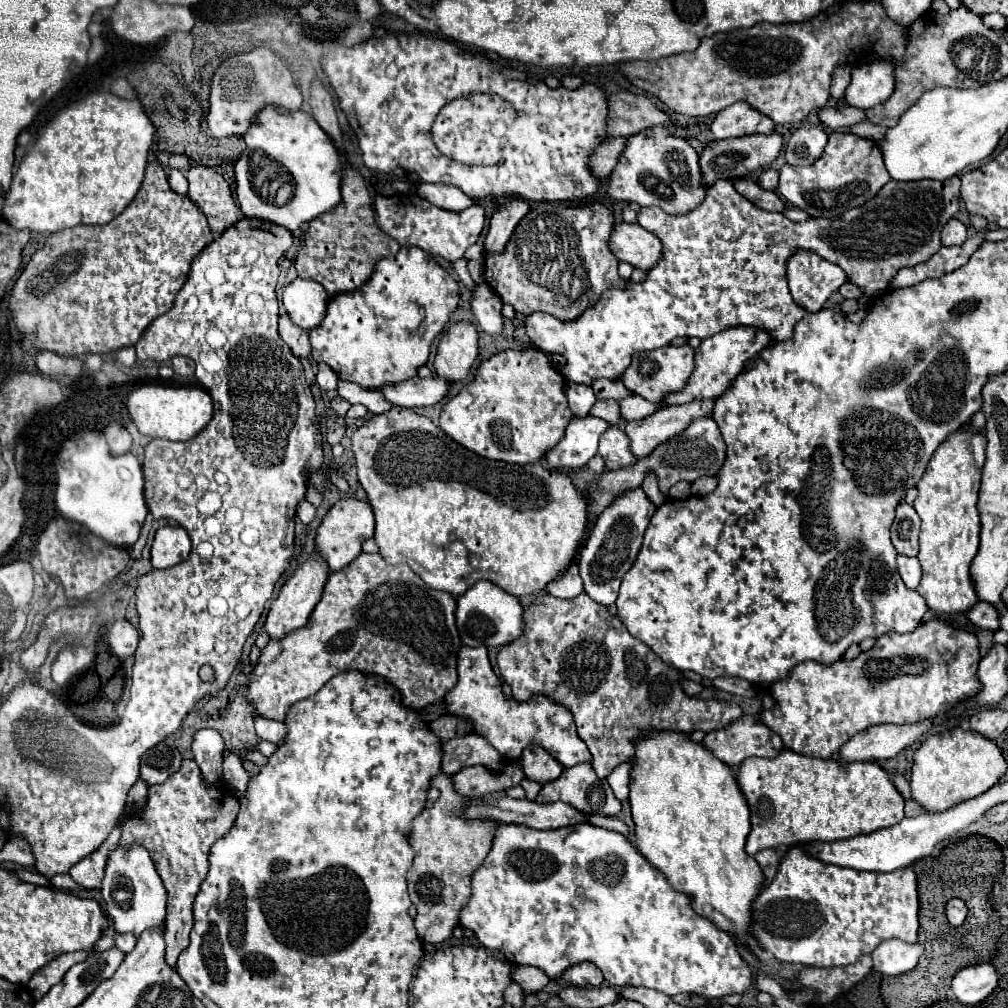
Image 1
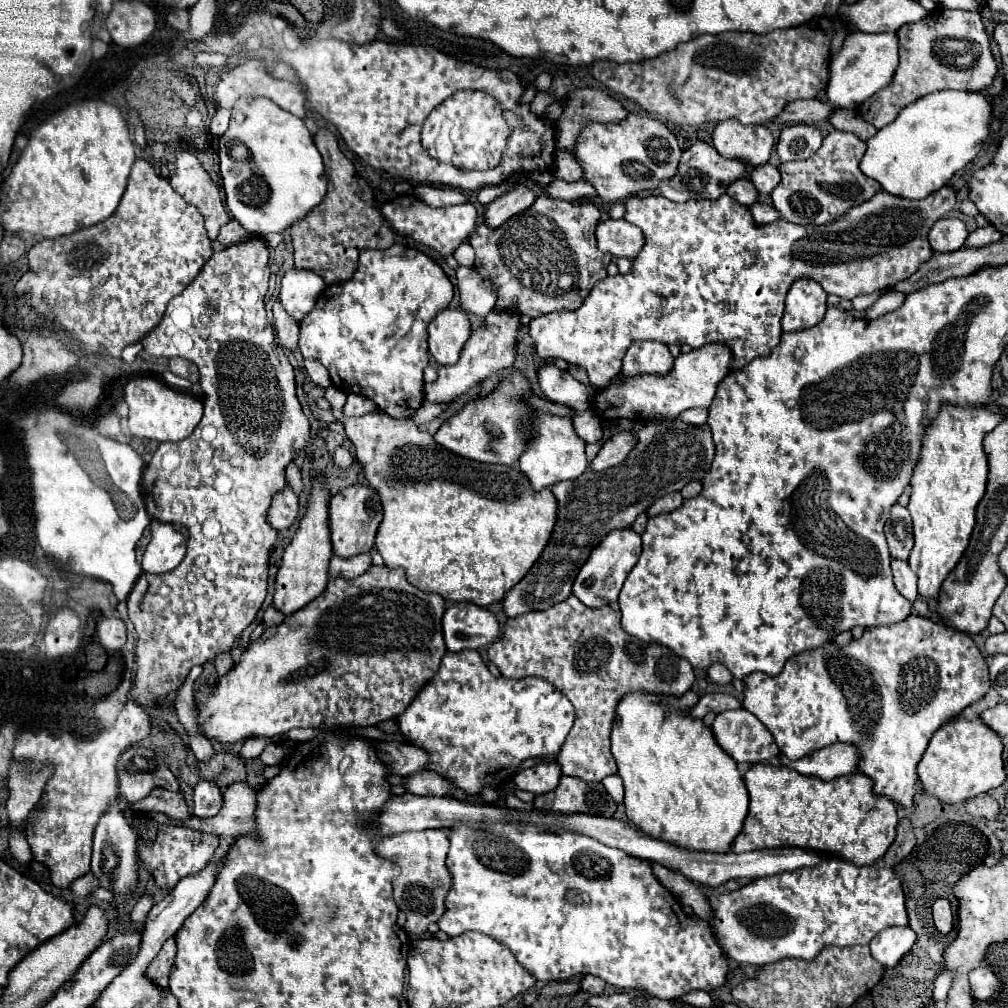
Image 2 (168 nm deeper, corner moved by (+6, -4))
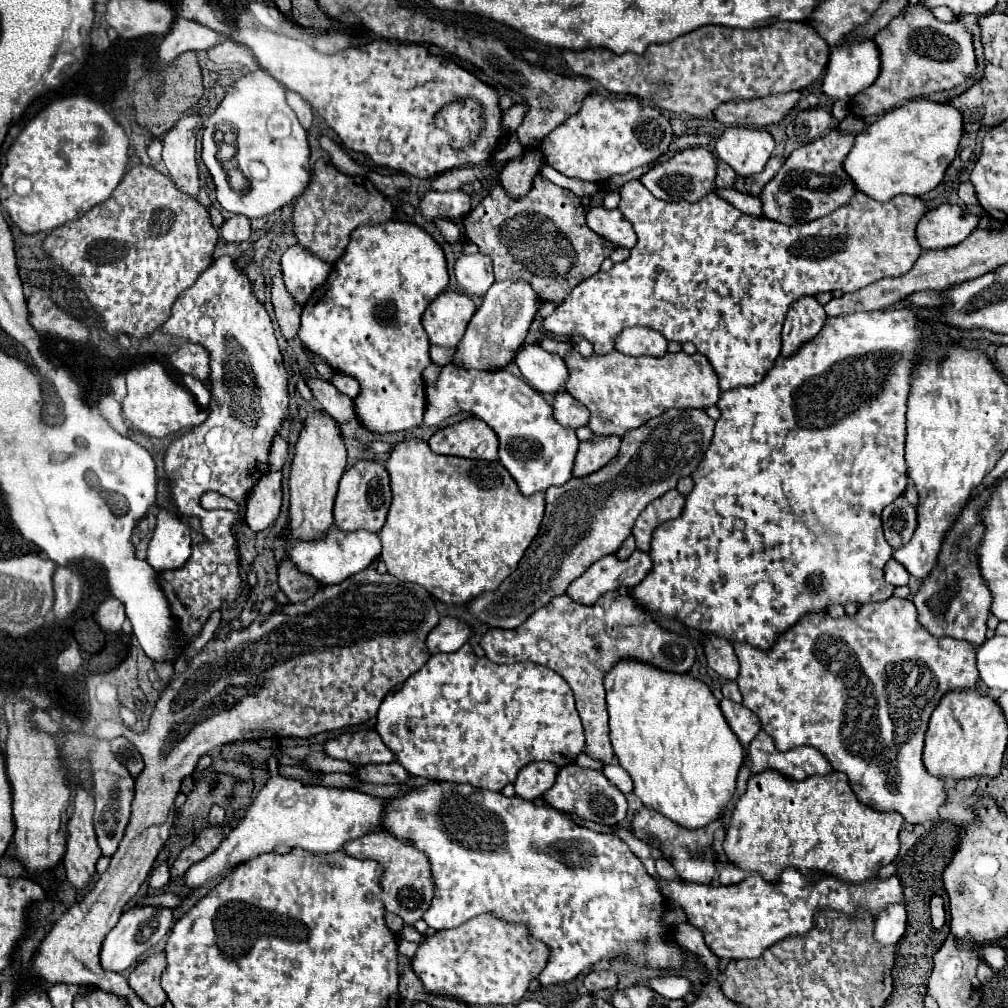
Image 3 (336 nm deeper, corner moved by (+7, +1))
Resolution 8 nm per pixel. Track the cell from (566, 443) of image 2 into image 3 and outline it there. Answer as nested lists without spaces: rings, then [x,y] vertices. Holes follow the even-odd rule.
[[[456,364],[442,366],[438,380],[432,386],[426,386],[424,424],[438,426],[458,412],[468,412],[484,420],[496,432],[498,458],[524,496],[546,492],[550,486],[562,486],[572,478],[578,438],[572,428],[560,426],[554,420],[552,406],[522,378],[516,378],[508,370],[490,372],[466,370]]]

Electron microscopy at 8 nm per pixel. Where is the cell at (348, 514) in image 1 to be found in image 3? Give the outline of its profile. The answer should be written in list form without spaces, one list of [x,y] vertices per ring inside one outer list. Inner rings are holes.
[[[360,460],[342,474],[334,502],[334,524],[342,530],[364,528],[370,532],[378,532],[386,522],[390,500],[392,500],[392,490],[390,490],[390,476],[386,466],[370,460]]]

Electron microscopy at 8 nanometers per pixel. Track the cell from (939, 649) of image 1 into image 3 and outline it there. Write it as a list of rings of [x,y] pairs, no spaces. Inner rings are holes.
[[[892,596],[886,602],[860,606],[854,616],[844,614],[840,618],[832,618],[830,614],[812,614],[812,618],[804,618],[804,622],[796,622],[796,626],[792,626],[792,630],[788,630],[788,634],[780,634],[780,642],[776,642],[776,646],[772,646],[772,650],[768,654],[764,654],[762,650],[752,650],[752,646],[734,646],[734,652],[740,660],[740,674],[738,674],[736,682],[738,682],[738,688],[744,698],[742,704],[758,716],[762,730],[772,736],[778,750],[790,750],[796,746],[812,746],[824,754],[824,758],[830,762],[832,770],[848,774],[848,782],[850,782],[856,798],[862,804],[870,806],[872,810],[898,812],[912,826],[924,824],[928,820],[938,820],[938,808],[946,802],[946,786],[944,786],[942,778],[928,774],[928,770],[924,768],[924,762],[922,762],[924,734],[926,734],[926,726],[928,726],[932,710],[936,708],[936,704],[948,690],[976,688],[978,670],[976,670],[976,648],[972,644],[968,644],[964,640],[954,640],[954,638],[930,636],[920,626],[914,604],[908,598]]]

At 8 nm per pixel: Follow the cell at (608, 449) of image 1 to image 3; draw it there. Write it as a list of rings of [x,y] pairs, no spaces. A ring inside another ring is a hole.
[[[568,392],[556,394],[552,410],[554,410],[556,422],[560,422],[562,426],[576,430],[580,426],[586,426],[586,422],[588,422],[588,410],[584,406],[580,406],[580,402],[574,400]]]

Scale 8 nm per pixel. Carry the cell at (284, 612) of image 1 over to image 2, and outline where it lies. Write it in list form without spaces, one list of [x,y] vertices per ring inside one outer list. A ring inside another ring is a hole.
[[[315,481],[309,499],[309,511],[303,517],[297,535],[285,549],[283,563],[277,571],[273,607],[283,615],[291,615],[293,611],[299,611],[301,607],[309,605],[317,595],[323,593],[327,585],[327,567],[329,567],[329,559],[333,557],[333,549],[329,541],[329,525],[327,525],[327,515],[329,515],[327,505],[329,505],[329,491],[325,483]]]

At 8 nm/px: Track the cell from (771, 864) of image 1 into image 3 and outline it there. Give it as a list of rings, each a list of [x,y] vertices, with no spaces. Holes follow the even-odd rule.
[[[730,864],[730,866],[722,866],[722,868],[720,868],[720,878],[718,878],[718,882],[720,882],[722,886],[740,884],[740,882],[742,882],[746,876],[748,876],[748,874],[746,874],[744,870],[740,870],[738,866]]]

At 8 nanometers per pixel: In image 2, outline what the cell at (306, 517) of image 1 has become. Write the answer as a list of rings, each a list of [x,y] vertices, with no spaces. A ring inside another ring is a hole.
[[[285,487],[283,491],[279,491],[273,497],[273,505],[271,505],[271,511],[269,511],[269,523],[277,531],[281,531],[281,529],[291,527],[293,521],[297,519],[297,515],[299,515],[297,495],[289,487]]]

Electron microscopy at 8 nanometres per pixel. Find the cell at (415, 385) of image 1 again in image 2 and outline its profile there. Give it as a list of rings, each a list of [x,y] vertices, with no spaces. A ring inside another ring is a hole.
[[[493,311],[485,319],[485,327],[471,333],[469,341],[461,351],[461,359],[455,365],[439,367],[437,379],[433,383],[425,383],[423,387],[423,405],[425,403],[451,403],[459,395],[467,393],[473,385],[489,377],[491,373],[511,367],[515,359],[515,333],[519,327],[519,315],[515,311]]]

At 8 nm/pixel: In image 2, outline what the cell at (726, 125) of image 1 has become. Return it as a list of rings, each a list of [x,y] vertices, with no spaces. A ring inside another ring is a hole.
[[[725,119],[713,129],[713,147],[723,157],[741,159],[749,165],[763,165],[773,149],[773,135],[765,125],[741,125]]]

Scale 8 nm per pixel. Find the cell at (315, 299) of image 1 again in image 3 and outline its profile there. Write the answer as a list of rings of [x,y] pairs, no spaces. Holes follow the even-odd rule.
[[[298,244],[290,246],[282,256],[284,284],[300,304],[304,304],[310,294],[326,282],[330,270],[332,266],[328,262],[316,258],[316,254]]]

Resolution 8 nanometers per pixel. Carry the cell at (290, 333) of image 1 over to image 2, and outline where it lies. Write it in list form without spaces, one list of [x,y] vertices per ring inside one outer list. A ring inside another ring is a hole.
[[[279,301],[273,305],[273,323],[275,323],[275,329],[277,329],[279,345],[285,347],[285,349],[291,349],[291,351],[297,349],[299,323],[285,313],[285,309],[281,307]]]

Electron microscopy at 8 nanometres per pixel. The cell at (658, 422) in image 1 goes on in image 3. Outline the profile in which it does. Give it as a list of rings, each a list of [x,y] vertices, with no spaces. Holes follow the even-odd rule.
[[[594,436],[590,440],[580,442],[578,454],[576,454],[576,466],[572,468],[572,476],[582,478],[600,470],[602,466],[606,466],[608,460],[616,456],[618,448],[620,448],[620,438],[616,436],[610,436],[610,438]]]

